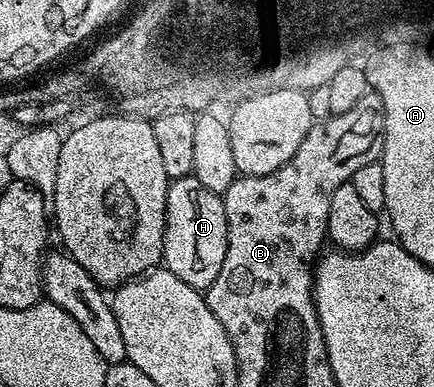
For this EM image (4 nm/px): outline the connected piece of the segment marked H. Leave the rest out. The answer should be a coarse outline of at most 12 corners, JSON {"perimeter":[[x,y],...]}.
{"perimeter":[[171,179],[163,269],[206,292],[227,247],[223,197]]}

